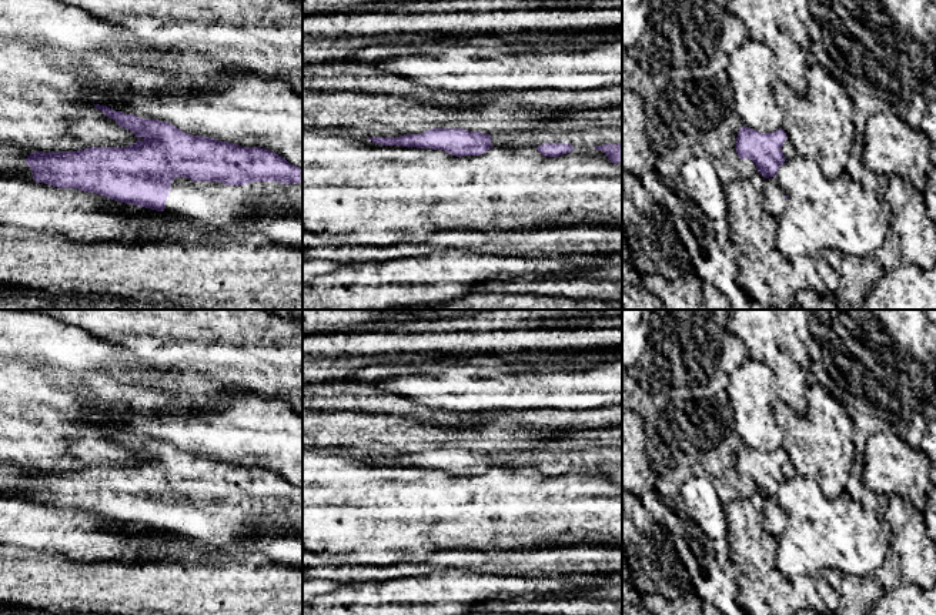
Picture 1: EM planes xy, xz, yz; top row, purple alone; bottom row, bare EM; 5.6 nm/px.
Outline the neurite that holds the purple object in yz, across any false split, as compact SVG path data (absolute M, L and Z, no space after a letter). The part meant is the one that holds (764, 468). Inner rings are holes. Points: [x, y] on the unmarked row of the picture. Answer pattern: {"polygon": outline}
{"polygon": "M746 445L738 451L736 457L739 478L752 479L758 492L766 498L762 509L765 515L763 528L776 539L782 535L788 519L776 499L779 487L786 481L782 471L786 457L782 448L773 452L759 452Z"}

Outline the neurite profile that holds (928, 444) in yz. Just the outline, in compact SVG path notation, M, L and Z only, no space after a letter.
M936 420L927 422L926 432L920 441L919 447L930 461L930 479L936 485Z

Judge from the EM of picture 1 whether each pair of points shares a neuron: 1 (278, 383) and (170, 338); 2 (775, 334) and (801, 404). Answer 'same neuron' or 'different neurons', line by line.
1: same neuron
2: same neuron

